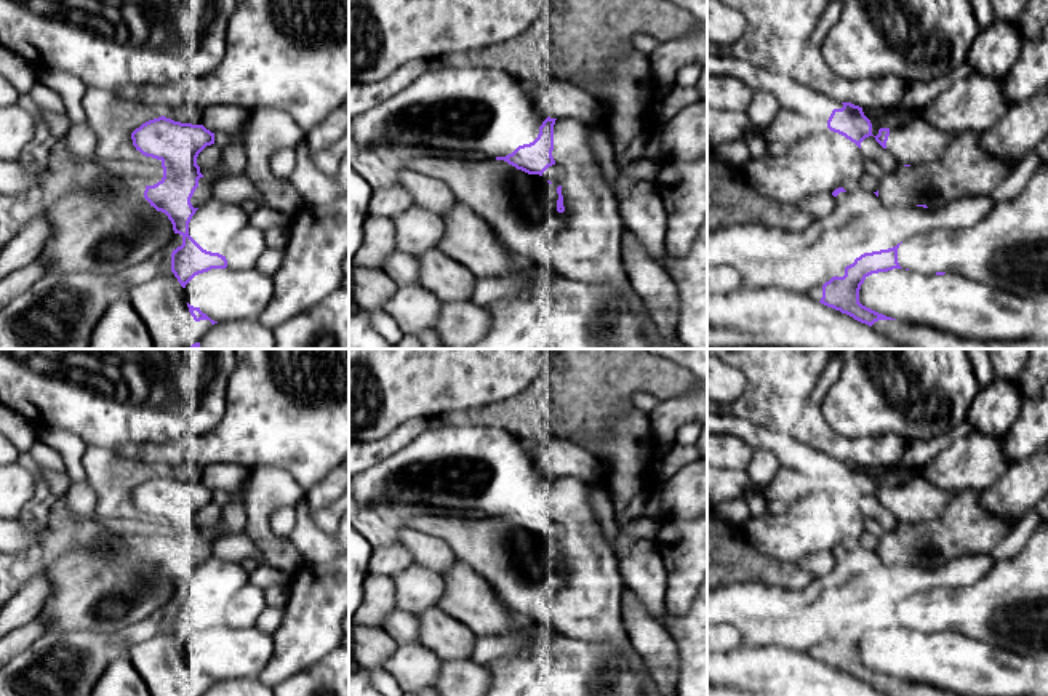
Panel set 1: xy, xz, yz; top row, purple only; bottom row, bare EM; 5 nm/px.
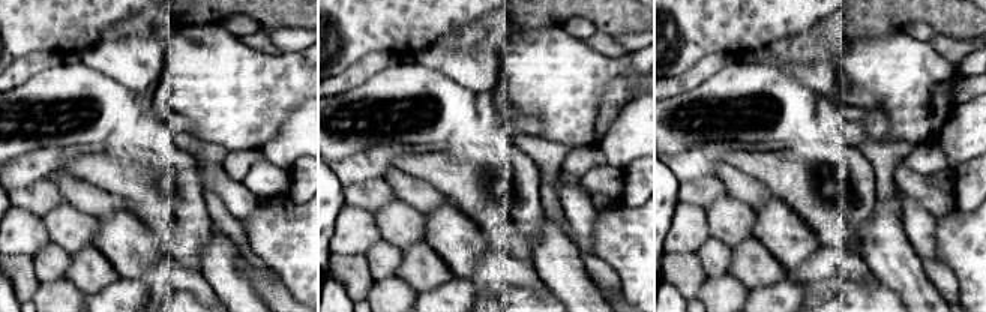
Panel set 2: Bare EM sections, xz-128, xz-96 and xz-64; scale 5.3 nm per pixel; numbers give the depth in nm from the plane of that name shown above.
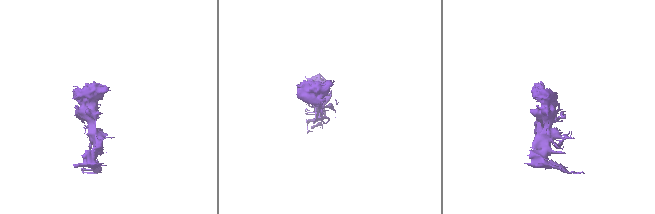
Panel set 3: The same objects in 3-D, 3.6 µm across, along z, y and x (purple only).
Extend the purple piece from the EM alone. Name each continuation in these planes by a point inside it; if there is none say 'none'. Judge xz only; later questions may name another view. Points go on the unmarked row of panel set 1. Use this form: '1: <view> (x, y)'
none

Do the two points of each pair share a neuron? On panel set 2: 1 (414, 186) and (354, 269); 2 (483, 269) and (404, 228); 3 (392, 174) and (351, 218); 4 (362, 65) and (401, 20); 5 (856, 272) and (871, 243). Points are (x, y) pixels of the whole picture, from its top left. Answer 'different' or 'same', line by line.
1: same
2: different
3: same
4: different
5: different

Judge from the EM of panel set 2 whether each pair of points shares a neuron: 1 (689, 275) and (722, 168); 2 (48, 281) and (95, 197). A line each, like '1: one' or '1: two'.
1: one
2: one

